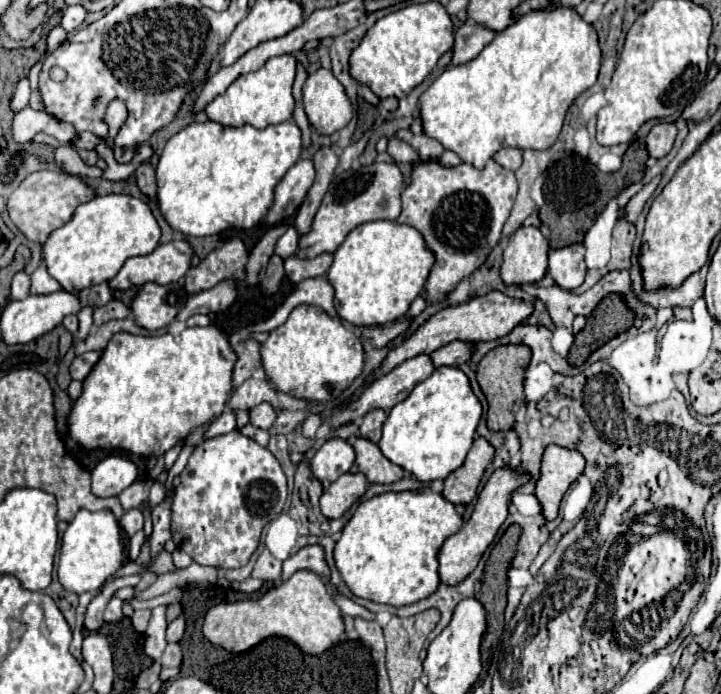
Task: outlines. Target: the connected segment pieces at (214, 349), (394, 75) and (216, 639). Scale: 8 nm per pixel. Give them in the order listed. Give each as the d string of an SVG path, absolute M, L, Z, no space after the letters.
M186 327L178 337L164 335L132 335L116 333L102 351L100 361L82 381L82 393L72 403L66 417L68 433L74 443L84 449L120 449L142 457L162 455L184 439L192 429L210 423L226 409L226 399L232 389L232 367L236 355L228 343L228 337L218 327Z
M428 1L408 5L384 15L368 29L360 45L350 55L350 75L370 87L380 99L406 97L436 67L438 59L452 49L452 21L440 3Z
M296 571L288 581L268 589L260 599L218 603L208 609L204 637L230 653L242 653L268 637L286 637L306 655L320 655L343 639L345 626L340 609L322 579L312 571Z

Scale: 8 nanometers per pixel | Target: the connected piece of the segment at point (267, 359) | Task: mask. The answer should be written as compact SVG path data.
M298 305L290 313L284 325L272 329L268 339L260 345L260 355L262 355L262 367L266 371L266 377L276 391L282 391L290 397L306 399L312 403L328 403L338 399L364 369L362 339L356 337L352 327L346 327L340 319L330 317L324 309L314 305Z

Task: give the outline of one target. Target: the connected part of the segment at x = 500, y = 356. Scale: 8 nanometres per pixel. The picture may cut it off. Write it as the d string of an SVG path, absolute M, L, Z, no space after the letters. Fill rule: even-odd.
M498 345L480 361L476 377L482 393L488 399L488 429L492 431L510 431L514 427L514 415L524 401L522 379L526 365L530 363L530 349L526 345Z

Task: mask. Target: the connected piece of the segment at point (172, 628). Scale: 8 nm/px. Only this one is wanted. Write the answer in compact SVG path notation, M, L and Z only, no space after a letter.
M178 617L174 619L170 625L168 625L168 633L166 633L166 641L172 643L172 641L180 641L184 635L184 617Z

